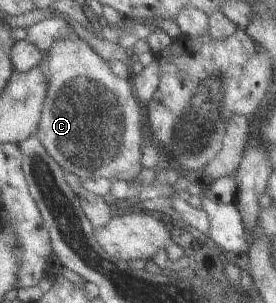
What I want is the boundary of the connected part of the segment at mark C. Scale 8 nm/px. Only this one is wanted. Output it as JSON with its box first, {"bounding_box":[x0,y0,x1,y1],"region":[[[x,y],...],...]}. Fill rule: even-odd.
{"bounding_box":[34,31,144,183],"region":[[[69,31],[69,34],[65,34],[63,37],[57,38],[53,41],[50,48],[42,53],[40,61],[45,67],[42,75],[45,76],[46,79],[46,94],[34,134],[37,136],[39,143],[43,146],[43,149],[45,149],[45,151],[55,160],[55,163],[59,165],[62,171],[73,173],[73,175],[77,175],[80,180],[83,179],[84,176],[88,176],[93,179],[121,179],[121,181],[126,181],[128,183],[133,180],[141,169],[140,155],[141,143],[143,143],[143,141],[139,123],[141,123],[144,113],[139,113],[139,103],[137,103],[137,99],[135,99],[135,97],[133,97],[133,93],[131,93],[131,85],[129,85],[125,78],[118,78],[115,74],[113,74],[109,68],[108,62],[100,56],[97,56],[97,54],[91,50],[91,47],[86,41],[80,40],[71,31]]]}

